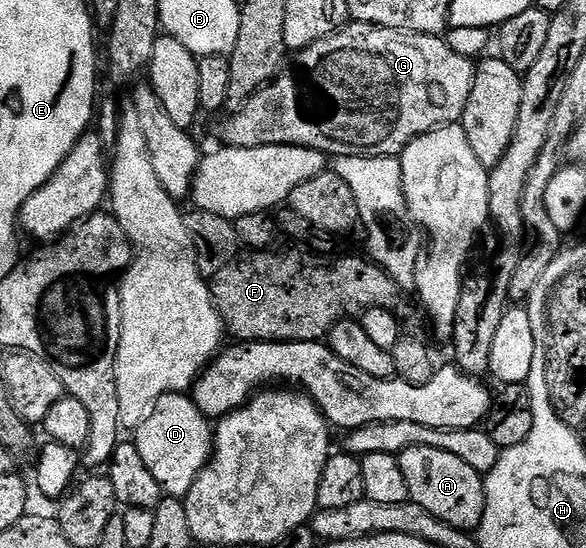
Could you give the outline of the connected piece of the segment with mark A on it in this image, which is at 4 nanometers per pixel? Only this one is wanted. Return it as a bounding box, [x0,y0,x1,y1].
[398,445,484,531]

